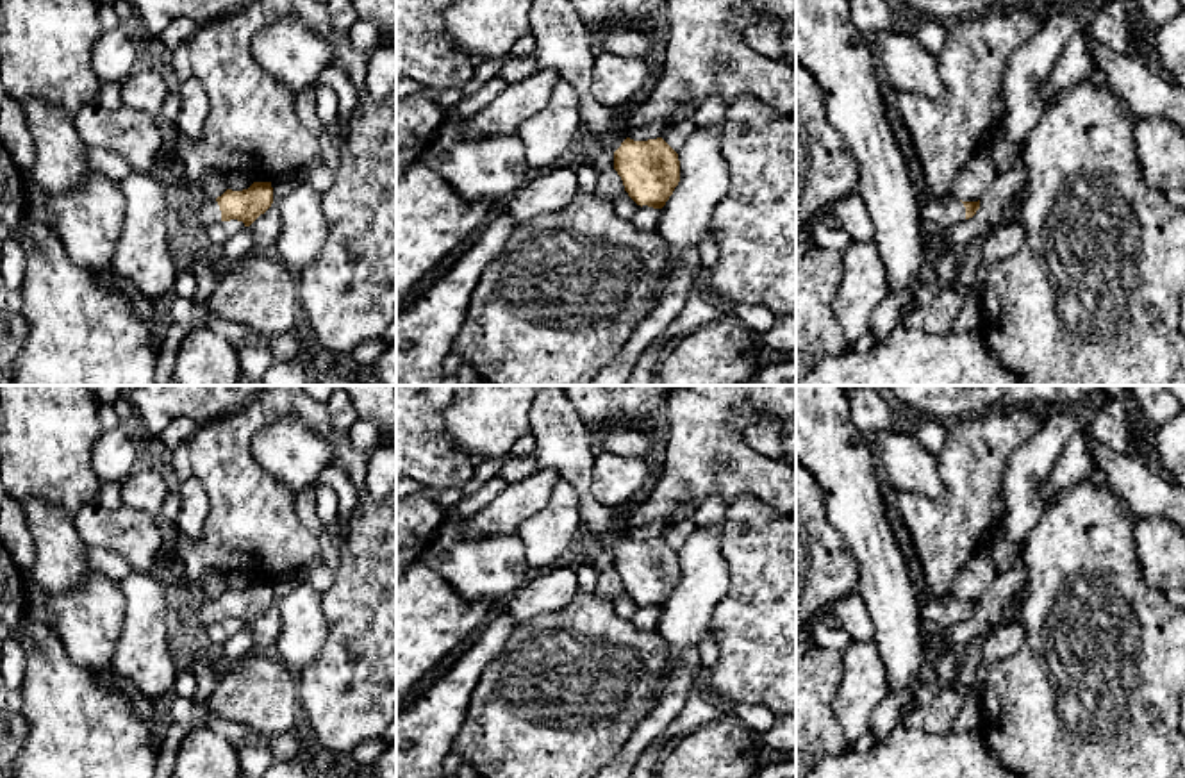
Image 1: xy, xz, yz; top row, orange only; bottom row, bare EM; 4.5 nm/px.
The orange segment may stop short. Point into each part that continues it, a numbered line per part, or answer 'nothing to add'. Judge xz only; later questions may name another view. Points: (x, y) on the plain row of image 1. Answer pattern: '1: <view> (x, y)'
1: xz (563, 439)

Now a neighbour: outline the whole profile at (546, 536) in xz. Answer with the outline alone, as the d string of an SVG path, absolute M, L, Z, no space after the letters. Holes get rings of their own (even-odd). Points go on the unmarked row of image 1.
M559 478L546 507L516 530L530 569L550 567L568 551L580 526L578 492L568 480Z

